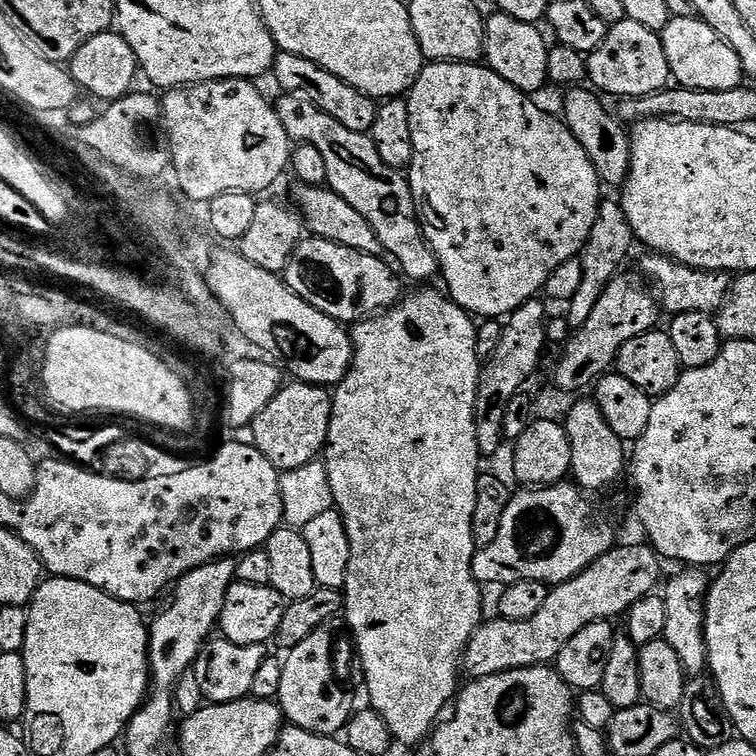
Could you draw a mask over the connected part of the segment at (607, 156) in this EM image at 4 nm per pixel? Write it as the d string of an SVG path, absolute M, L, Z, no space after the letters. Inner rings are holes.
M573 86L567 89L563 95L564 116L562 115L562 123L568 127L570 134L574 134L574 138L578 138L582 150L586 150L586 158L590 158L601 181L605 185L623 185L624 178L628 175L628 159L632 157L630 136L625 125L609 109L608 113L604 109L603 102L599 100L601 97L587 87Z

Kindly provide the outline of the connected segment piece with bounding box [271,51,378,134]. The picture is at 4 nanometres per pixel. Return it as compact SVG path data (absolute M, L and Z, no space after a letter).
M281 51L276 53L276 61L272 64L271 75L276 76L276 84L281 88L279 90L281 93L303 96L305 100L318 106L318 110L330 114L330 118L335 118L337 122L342 122L342 126L346 126L346 130L371 133L378 107L377 101L373 100L371 96L362 94L354 86L342 82L342 78L322 70L317 64L306 58L298 58L294 54Z

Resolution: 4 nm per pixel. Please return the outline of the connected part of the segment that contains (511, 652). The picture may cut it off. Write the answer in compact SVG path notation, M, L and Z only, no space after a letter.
M644 542L620 547L614 546L602 554L602 558L598 558L585 572L579 572L573 580L555 585L534 618L526 618L522 622L499 618L481 622L464 647L463 675L481 680L519 668L551 665L562 646L566 646L566 642L570 642L582 626L590 626L596 620L611 621L612 616L623 617L638 598L653 595L655 588L652 587L660 580L662 565L656 549Z

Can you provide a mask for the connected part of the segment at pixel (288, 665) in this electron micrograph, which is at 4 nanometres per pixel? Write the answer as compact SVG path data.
M340 622L323 624L306 638L306 642L298 642L298 646L291 648L285 656L288 657L280 672L278 695L285 721L291 727L319 736L343 733L358 704L358 653L350 639L349 629Z

